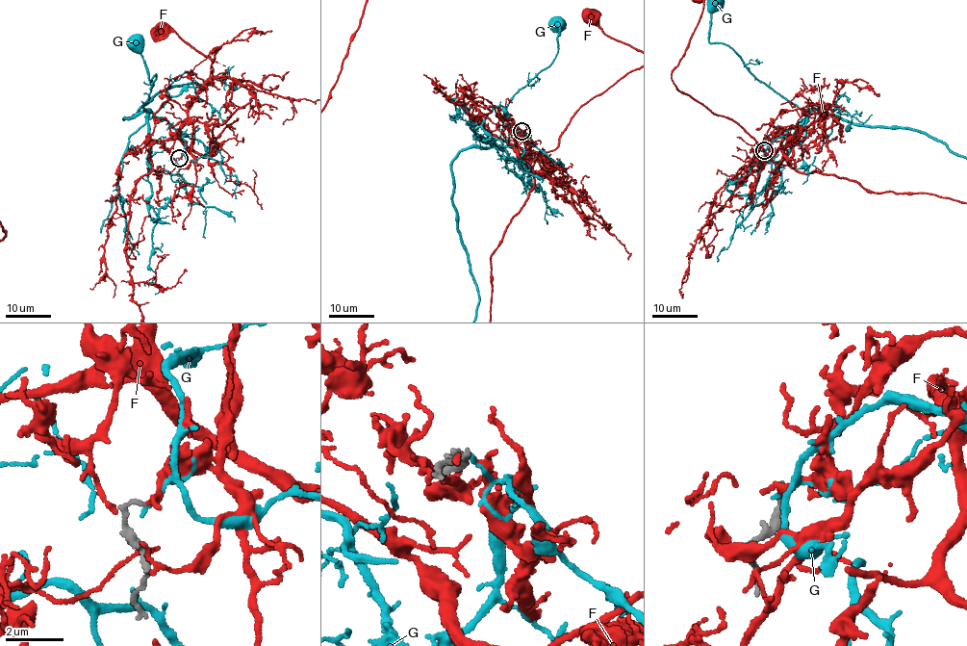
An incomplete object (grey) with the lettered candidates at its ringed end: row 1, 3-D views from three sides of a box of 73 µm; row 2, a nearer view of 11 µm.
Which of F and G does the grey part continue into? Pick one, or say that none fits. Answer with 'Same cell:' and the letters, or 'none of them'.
Same cell: F

